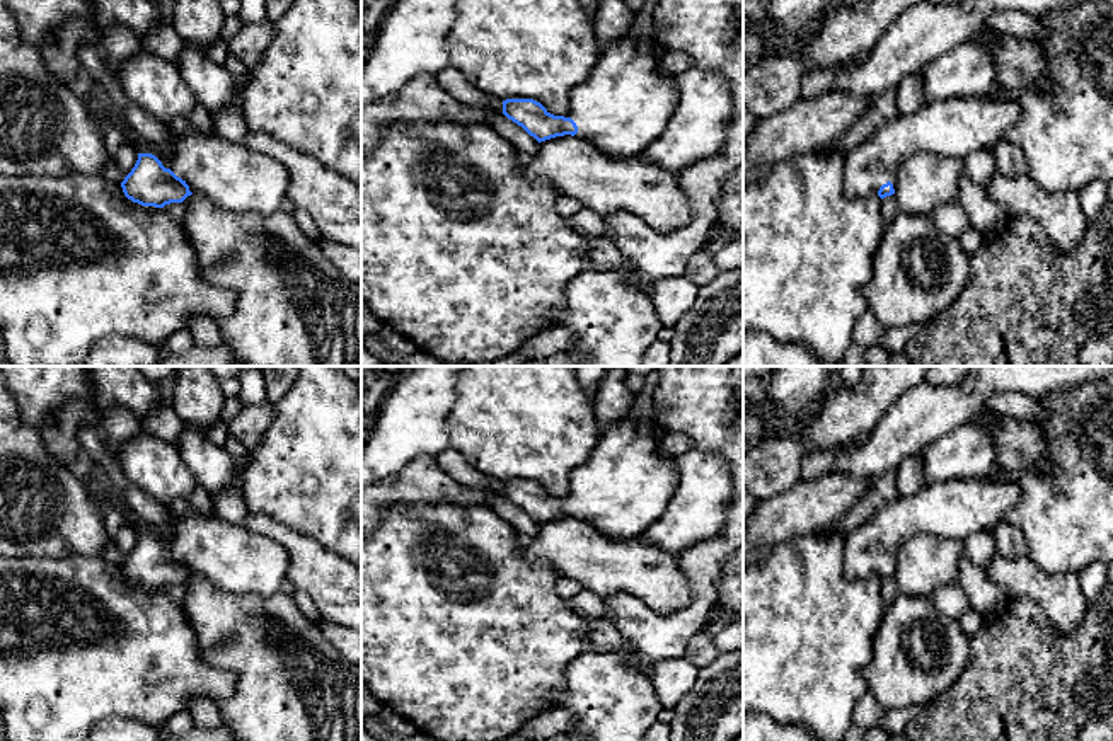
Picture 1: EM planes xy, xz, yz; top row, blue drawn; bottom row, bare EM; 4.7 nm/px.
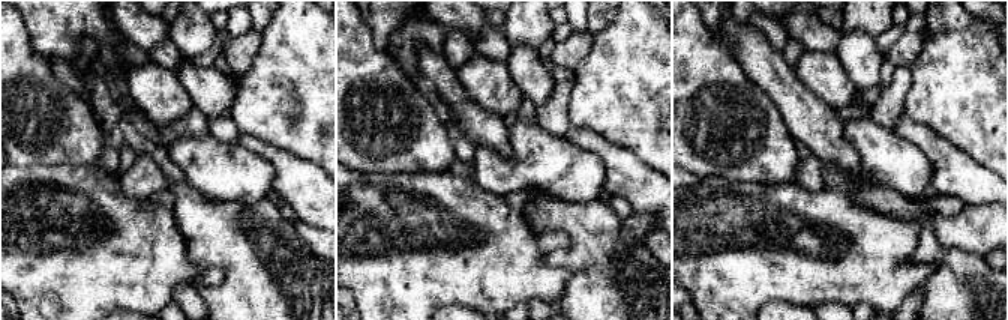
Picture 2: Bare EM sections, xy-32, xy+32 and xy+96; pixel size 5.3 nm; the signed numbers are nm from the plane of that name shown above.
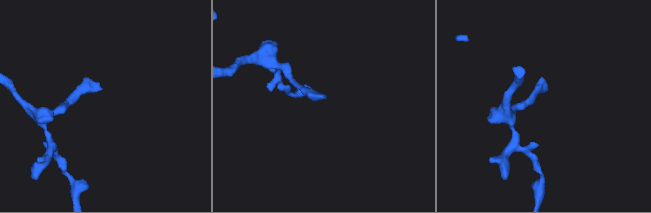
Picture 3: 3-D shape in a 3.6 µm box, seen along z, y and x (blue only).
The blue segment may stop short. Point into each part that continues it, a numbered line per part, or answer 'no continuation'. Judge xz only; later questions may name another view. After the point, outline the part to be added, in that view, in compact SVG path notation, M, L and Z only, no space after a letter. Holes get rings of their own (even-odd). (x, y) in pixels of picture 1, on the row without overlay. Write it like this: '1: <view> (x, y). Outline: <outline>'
1: xz (624, 486). Outline: M655 412L648 428L641 428L634 417L627 416L612 422L586 462L569 472L569 491L562 497L576 504L574 518L610 538L643 535L665 513L678 480L675 457L658 450L661 436L665 433Z

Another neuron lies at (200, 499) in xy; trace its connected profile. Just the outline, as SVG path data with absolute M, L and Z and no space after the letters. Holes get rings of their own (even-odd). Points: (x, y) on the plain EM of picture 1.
M198 484L187 497L172 501L169 508L174 518L184 516L191 511L215 513L211 494L201 484Z

